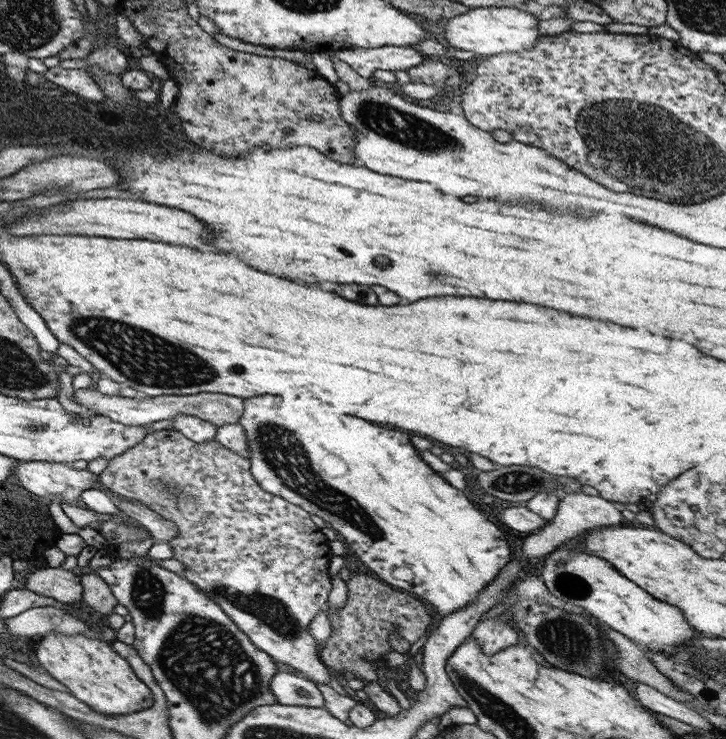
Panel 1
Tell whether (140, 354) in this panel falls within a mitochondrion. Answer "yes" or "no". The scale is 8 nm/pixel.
yes

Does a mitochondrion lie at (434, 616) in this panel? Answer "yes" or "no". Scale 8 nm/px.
no

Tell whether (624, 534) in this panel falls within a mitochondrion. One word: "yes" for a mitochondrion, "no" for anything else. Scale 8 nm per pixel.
no

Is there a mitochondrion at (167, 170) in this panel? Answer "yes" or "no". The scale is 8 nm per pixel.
no

